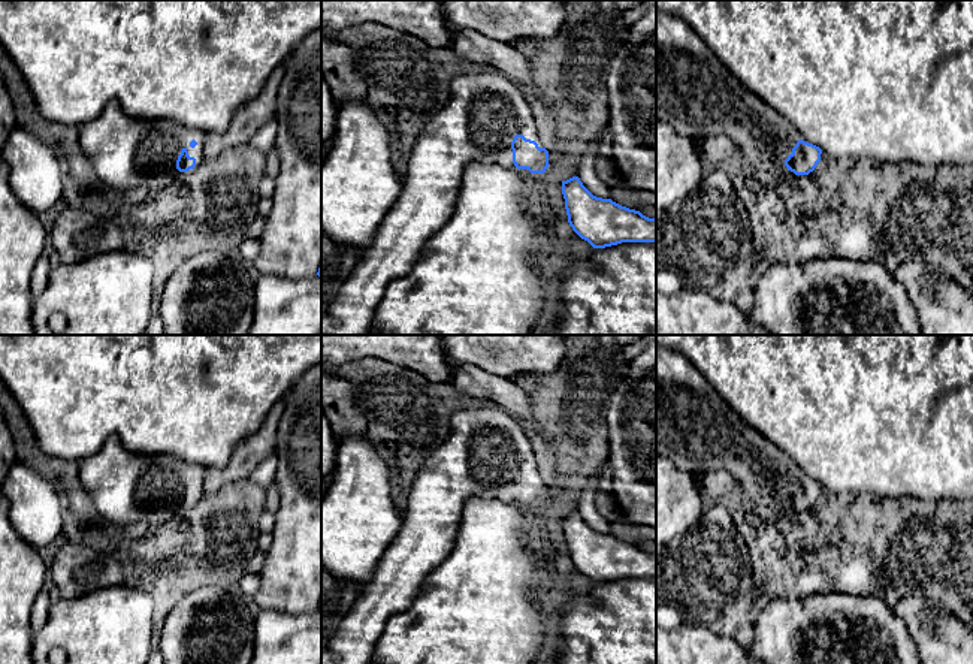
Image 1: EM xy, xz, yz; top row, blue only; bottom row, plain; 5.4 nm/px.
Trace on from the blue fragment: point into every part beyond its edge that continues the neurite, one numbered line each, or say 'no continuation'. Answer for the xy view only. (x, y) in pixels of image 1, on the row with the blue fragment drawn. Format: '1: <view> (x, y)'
1: xy (126, 153)

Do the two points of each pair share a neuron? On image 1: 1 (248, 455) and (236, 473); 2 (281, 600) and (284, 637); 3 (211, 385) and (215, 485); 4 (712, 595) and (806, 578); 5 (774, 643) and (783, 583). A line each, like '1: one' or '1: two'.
1: one
2: two
3: two
4: two
5: two

